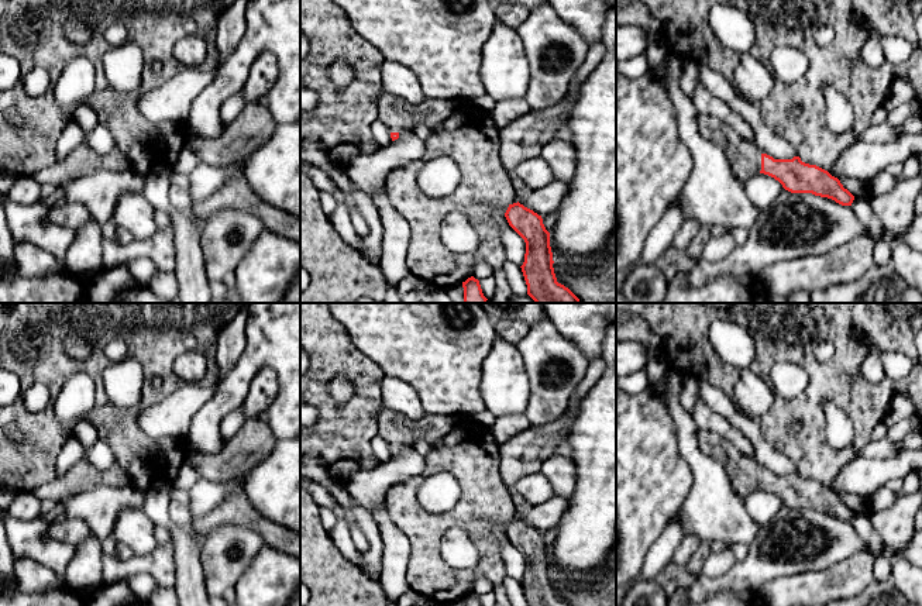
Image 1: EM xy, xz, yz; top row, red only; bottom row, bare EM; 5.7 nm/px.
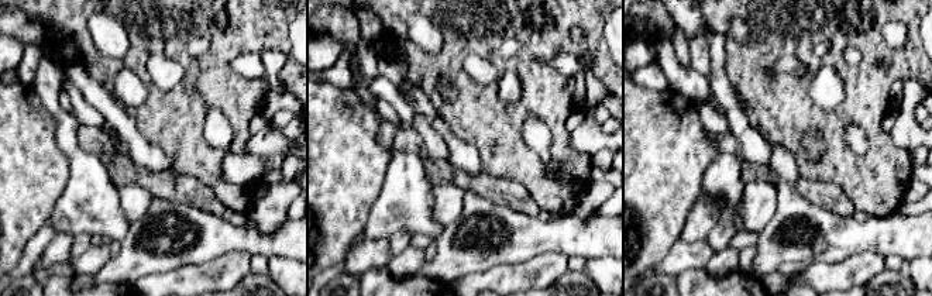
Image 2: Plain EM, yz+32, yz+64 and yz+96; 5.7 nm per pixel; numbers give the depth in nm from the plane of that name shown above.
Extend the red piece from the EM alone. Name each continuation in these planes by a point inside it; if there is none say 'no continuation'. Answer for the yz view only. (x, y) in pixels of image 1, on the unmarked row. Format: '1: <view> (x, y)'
1: yz (745, 474)

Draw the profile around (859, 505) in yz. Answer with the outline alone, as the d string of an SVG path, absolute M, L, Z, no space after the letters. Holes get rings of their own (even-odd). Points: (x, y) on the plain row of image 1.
M840 493L840 499L847 505L854 514L870 516L868 497L863 497L852 493Z

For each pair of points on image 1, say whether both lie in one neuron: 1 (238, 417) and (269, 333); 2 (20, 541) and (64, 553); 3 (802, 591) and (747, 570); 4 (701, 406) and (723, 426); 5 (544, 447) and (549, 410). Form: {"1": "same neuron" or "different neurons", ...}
{"1": "different neurons", "2": "same neuron", "3": "different neurons", "4": "same neuron", "5": "different neurons"}

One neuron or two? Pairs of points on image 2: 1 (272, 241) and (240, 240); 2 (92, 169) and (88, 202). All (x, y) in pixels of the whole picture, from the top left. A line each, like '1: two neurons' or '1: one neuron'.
1: one neuron
2: one neuron

